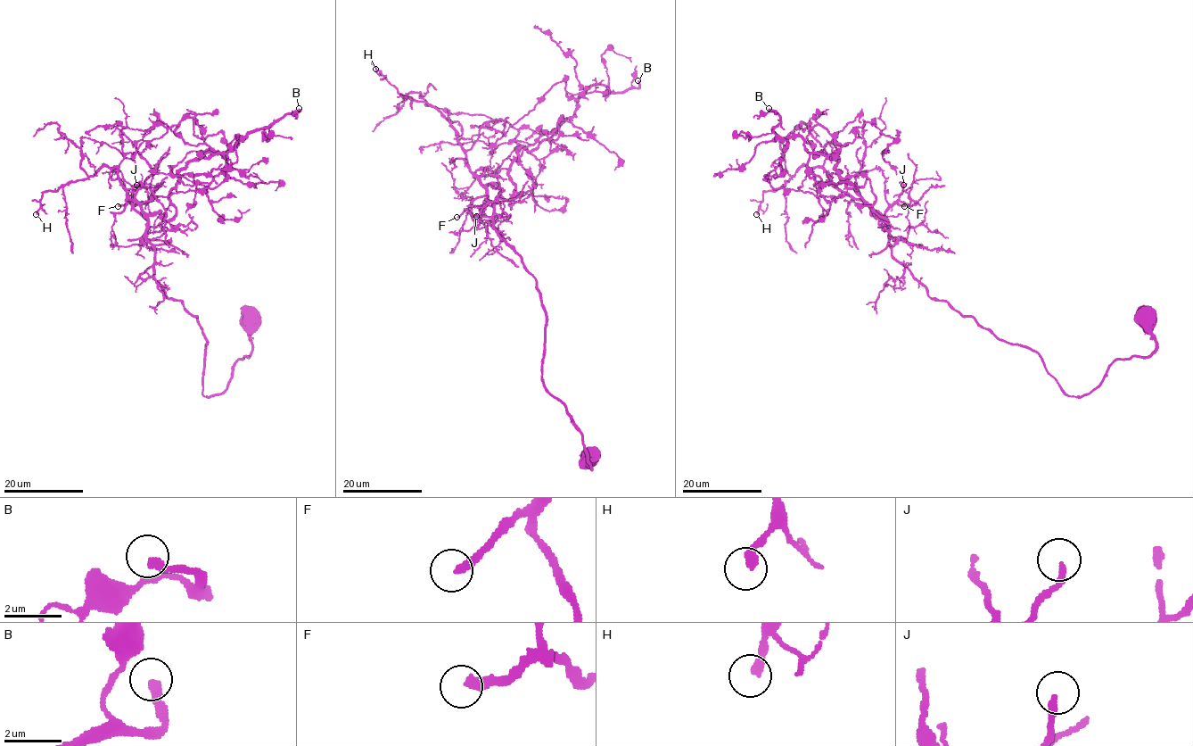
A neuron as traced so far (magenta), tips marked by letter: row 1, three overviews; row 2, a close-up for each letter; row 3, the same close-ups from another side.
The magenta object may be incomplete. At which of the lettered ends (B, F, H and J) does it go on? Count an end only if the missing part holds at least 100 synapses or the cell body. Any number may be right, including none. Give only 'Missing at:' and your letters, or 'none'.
Missing at: B

